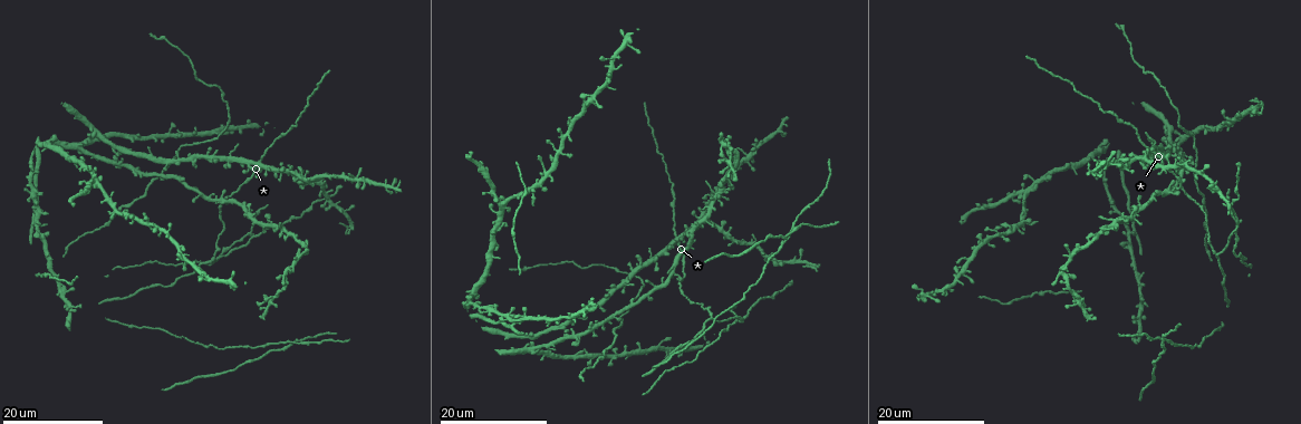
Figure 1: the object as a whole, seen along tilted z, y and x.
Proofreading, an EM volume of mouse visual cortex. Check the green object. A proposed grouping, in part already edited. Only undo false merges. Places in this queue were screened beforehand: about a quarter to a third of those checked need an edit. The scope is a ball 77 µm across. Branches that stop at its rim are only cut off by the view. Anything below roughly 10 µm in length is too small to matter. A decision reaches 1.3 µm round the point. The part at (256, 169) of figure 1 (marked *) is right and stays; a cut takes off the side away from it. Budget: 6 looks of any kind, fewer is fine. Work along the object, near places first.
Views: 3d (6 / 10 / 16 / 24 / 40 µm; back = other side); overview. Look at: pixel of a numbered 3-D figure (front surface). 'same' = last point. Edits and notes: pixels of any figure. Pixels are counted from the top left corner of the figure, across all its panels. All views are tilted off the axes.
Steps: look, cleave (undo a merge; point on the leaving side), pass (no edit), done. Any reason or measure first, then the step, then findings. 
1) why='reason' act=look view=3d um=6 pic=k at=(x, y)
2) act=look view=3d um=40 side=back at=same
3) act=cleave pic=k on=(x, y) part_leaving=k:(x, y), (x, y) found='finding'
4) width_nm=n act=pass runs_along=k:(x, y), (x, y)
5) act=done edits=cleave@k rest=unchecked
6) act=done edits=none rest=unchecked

why='three-way junction' act=look view=3d um=16 pic=1 at=(229, 196)

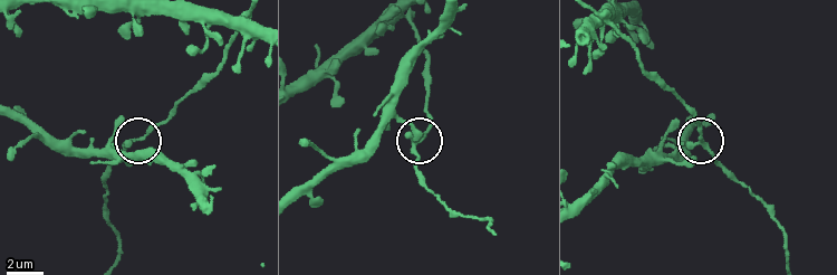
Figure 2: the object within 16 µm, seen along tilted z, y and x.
act=look view=3d um=10 pic=2 at=(132, 143)

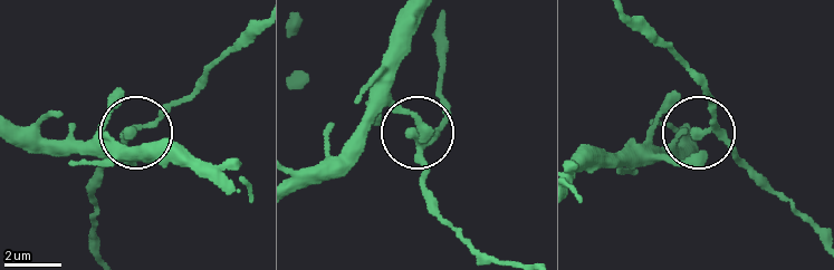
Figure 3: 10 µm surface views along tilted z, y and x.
arms=3 act=pass runs_along=3:(624, 15), (697, 71), (712, 118), (689, 156), (635, 169) found='all the same neuron'

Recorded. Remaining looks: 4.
why='three arms meet' act=look view=3d um=24 pic=1 at=(710, 320)

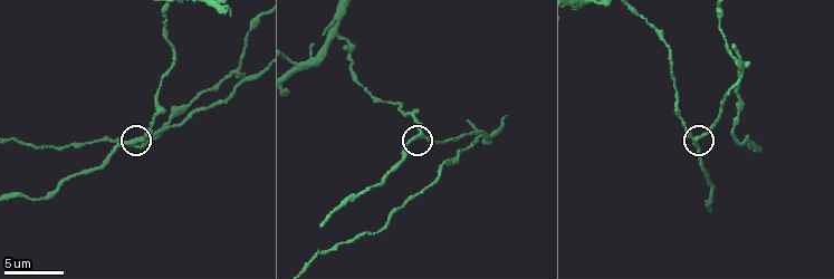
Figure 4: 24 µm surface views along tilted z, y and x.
why='zoom in' act=look view=3d um=6 pic=4 at=(419, 135)

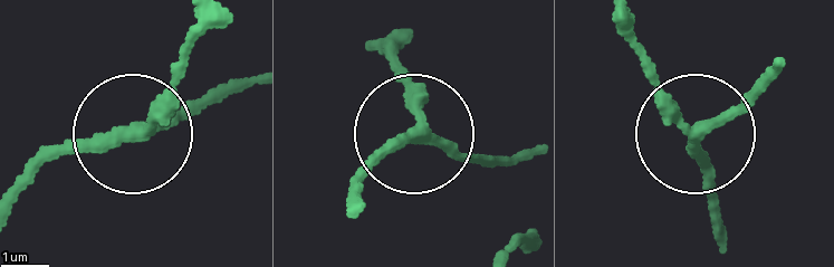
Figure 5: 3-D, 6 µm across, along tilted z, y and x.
width_nm=220 act=pass found='continuous, no second neuron'

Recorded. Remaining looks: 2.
why='three arms meet' act=look view=3d um=24 pic=1 at=(679, 246)

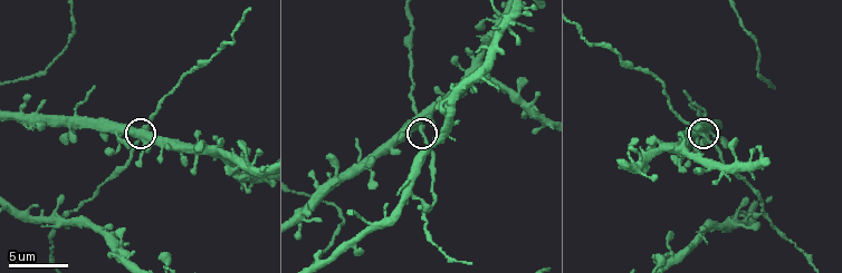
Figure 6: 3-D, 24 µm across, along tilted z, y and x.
act=look view=3d um=6 pic=6 at=(701, 130)

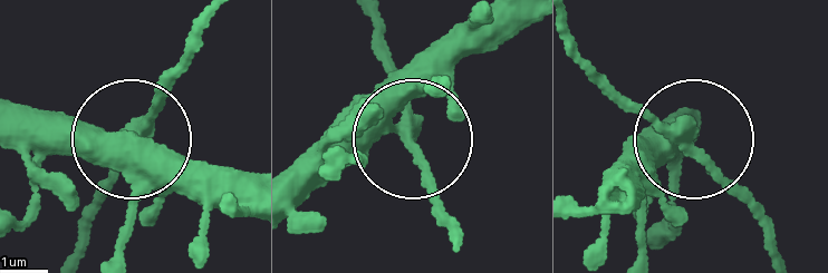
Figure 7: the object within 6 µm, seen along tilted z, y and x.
act=pass runs_along=7:(434, 182), (375, 22) found='all the same neuron'

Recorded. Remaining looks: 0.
act=done edits=none rest=unchecked

